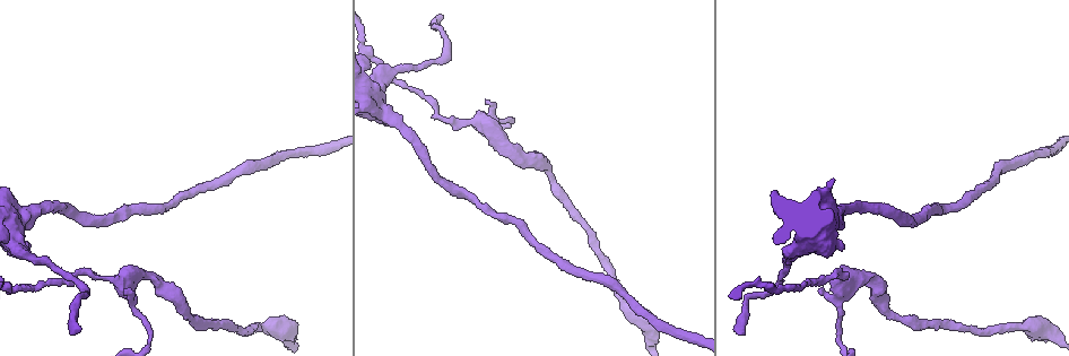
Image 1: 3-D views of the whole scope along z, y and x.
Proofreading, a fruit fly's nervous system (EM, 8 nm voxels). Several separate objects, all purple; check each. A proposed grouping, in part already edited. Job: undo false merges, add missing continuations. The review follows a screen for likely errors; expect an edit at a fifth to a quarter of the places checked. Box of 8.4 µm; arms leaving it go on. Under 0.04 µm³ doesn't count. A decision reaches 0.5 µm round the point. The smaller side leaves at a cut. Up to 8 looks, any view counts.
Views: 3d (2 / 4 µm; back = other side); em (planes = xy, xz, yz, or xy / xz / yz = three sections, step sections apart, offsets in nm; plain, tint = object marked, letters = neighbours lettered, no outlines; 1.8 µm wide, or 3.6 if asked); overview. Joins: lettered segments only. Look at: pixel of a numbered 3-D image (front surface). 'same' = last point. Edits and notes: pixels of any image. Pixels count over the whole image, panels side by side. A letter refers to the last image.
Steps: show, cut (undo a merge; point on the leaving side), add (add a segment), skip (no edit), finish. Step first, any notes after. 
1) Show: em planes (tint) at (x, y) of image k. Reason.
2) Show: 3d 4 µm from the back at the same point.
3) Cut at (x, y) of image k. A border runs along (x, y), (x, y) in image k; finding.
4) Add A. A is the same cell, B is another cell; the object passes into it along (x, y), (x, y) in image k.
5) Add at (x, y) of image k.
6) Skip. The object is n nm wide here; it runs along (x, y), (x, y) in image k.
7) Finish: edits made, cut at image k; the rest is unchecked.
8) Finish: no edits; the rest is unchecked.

Show: 3d 4 µm at (256, 324) of image 1. Sudden change in width.

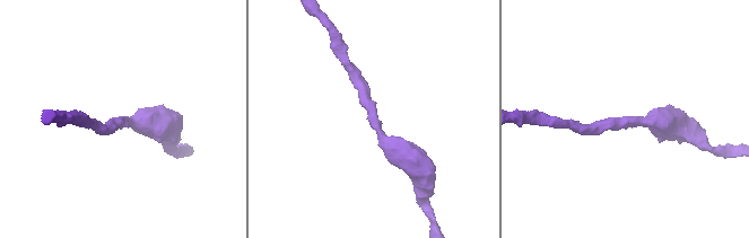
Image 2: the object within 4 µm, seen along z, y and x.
Show: em planes (letters) at (122, 122) of image 2. The arms are 190, 440 nm wide.

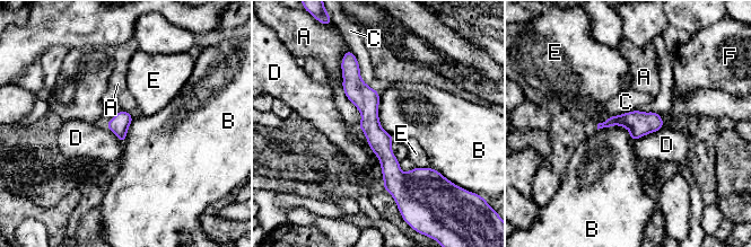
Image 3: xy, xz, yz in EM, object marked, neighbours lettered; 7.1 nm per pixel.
Skip. A, B, C, D, E and F are other cells; it runs along (355, 63), (395, 192) in image 3; continuous, no second cell.

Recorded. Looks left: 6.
Show: em 3.6 µm xz step 8 (tint) at (380, 110) of image 1. Sharp bend.

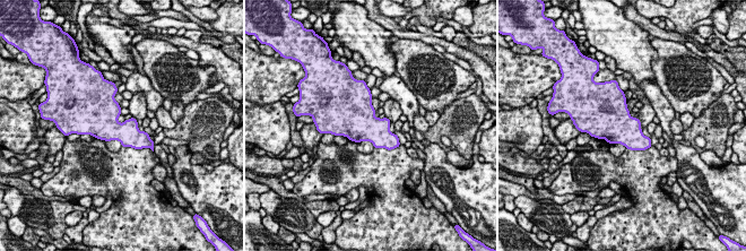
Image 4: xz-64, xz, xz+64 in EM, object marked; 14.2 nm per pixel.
Show: em 3.6 µm planes (letters) at the same point. Another direction.

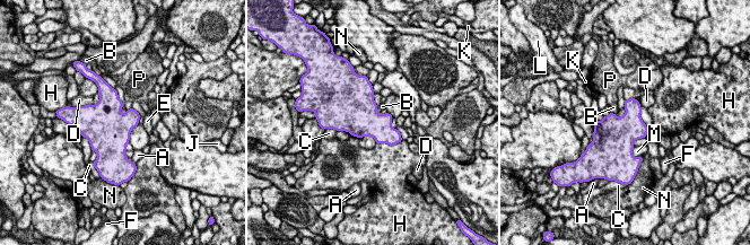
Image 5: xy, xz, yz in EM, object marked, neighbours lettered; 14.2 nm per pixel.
Skip. The object is 440 nm wide here; the longest contact is with H, 380 nm; A, B, C, D, E, F, H, J, K, L, M, N and P are other cells; continuous, no second cell.

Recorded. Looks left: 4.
Show: em planes (letters) at (77, 332) of image 1. An open end.

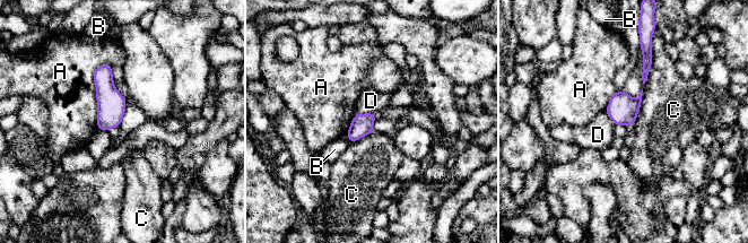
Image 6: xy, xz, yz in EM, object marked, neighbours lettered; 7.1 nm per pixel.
Skip. The object is 160 nm wide here; A, B, C and D are other cells; a border runs along (652, 50), (652, 66), (643, 84) in image 6; no lettered segment goes on from it.

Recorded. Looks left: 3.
Finish: no edits; the rest is unchecked.

